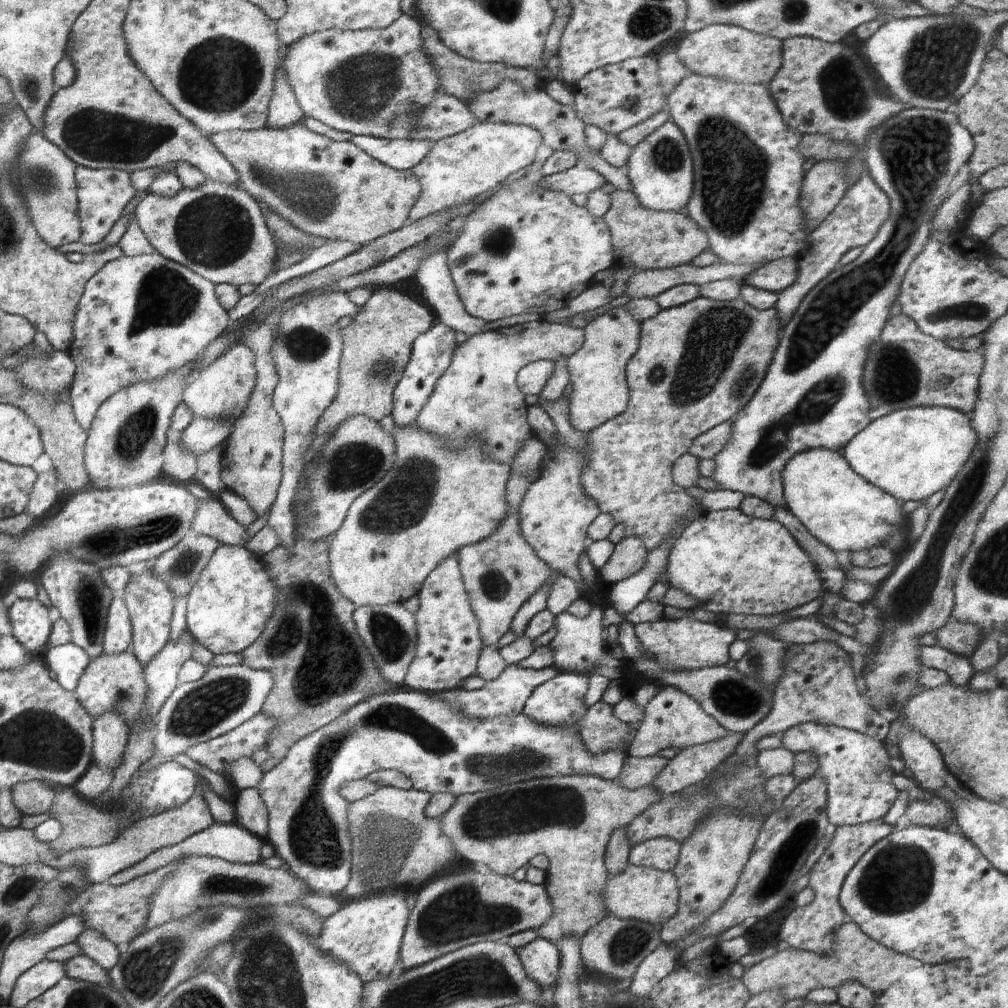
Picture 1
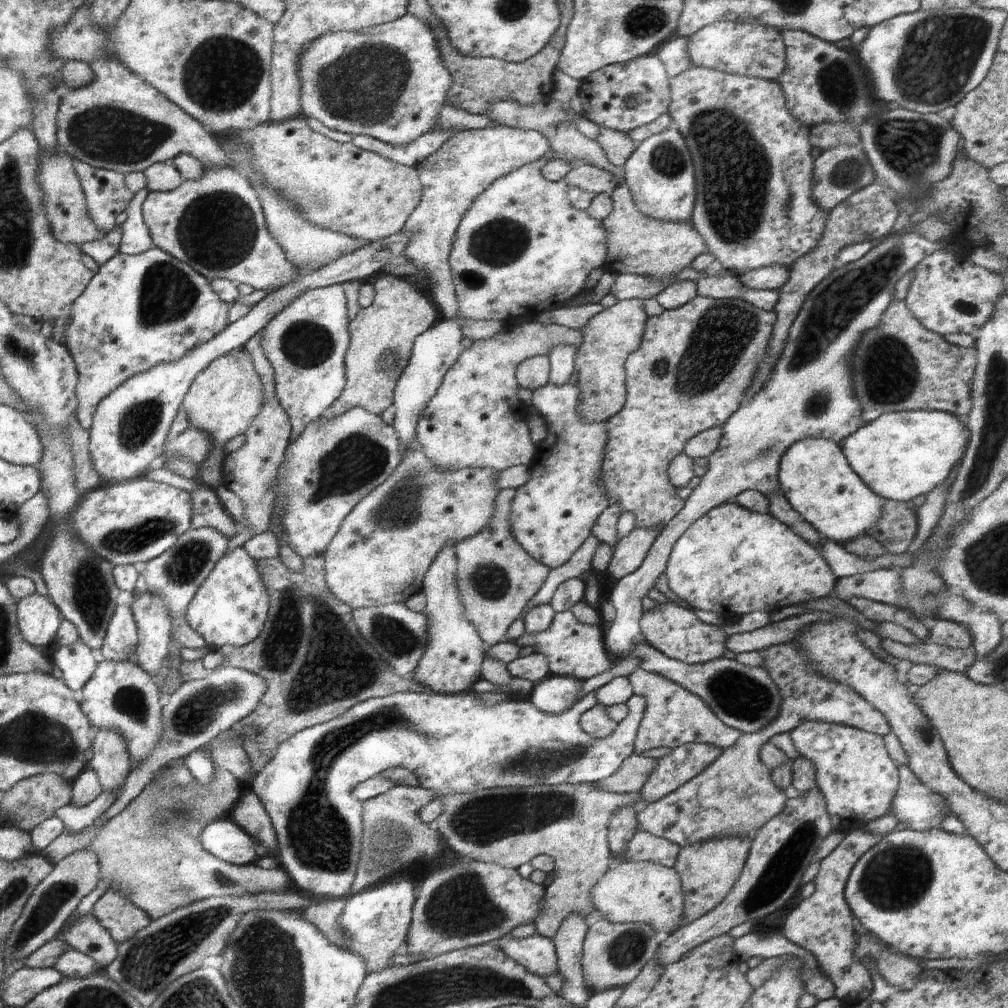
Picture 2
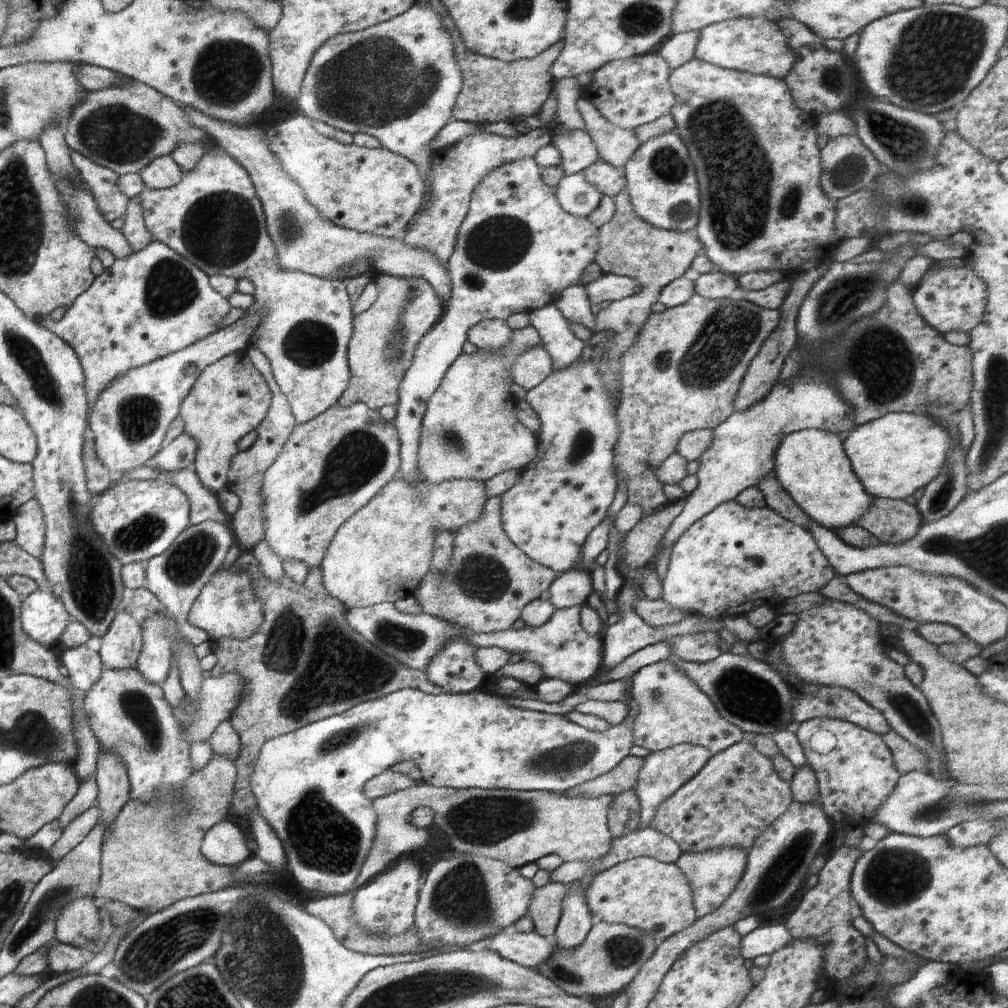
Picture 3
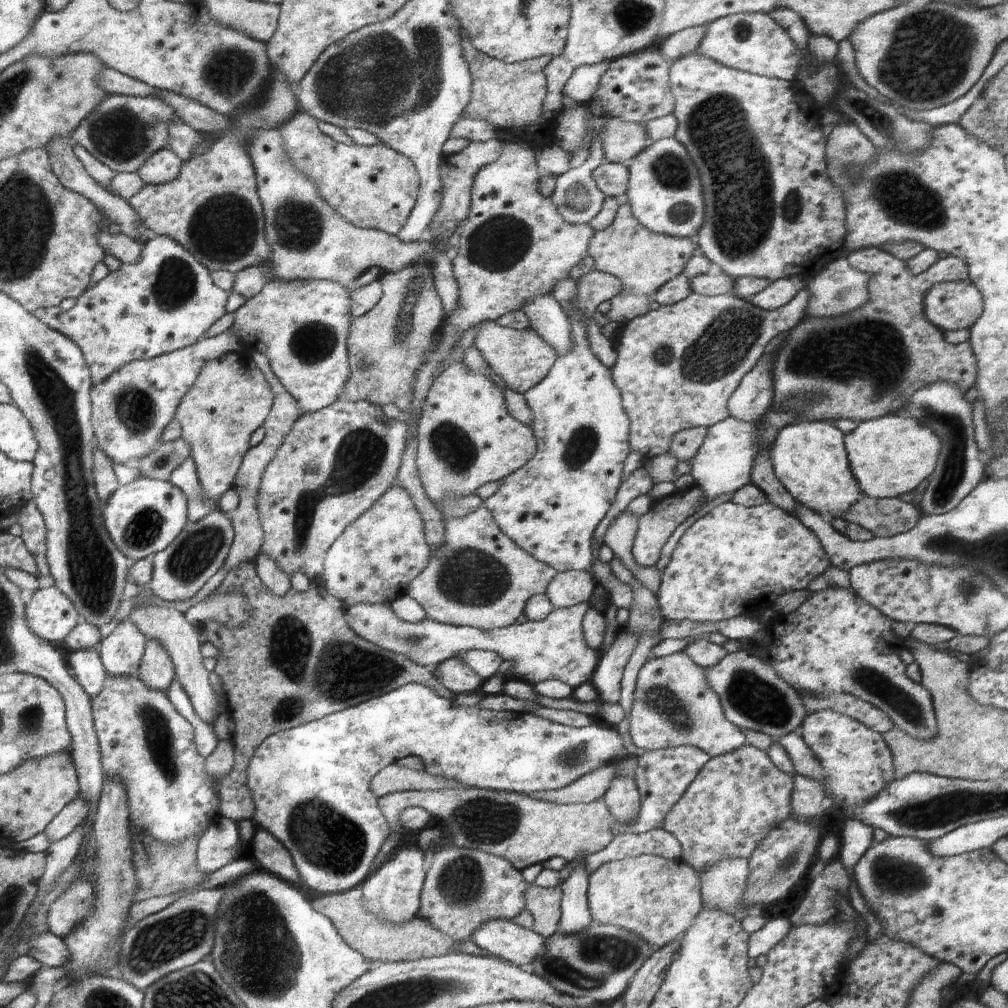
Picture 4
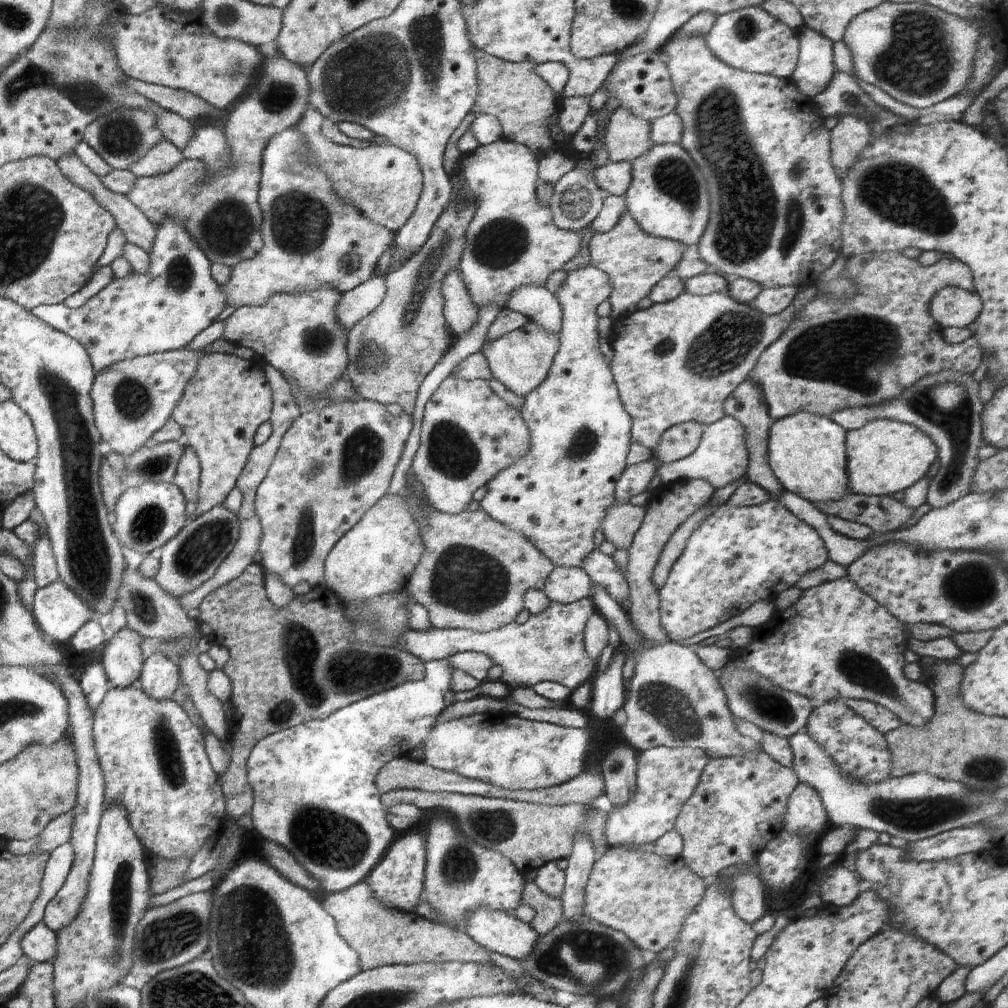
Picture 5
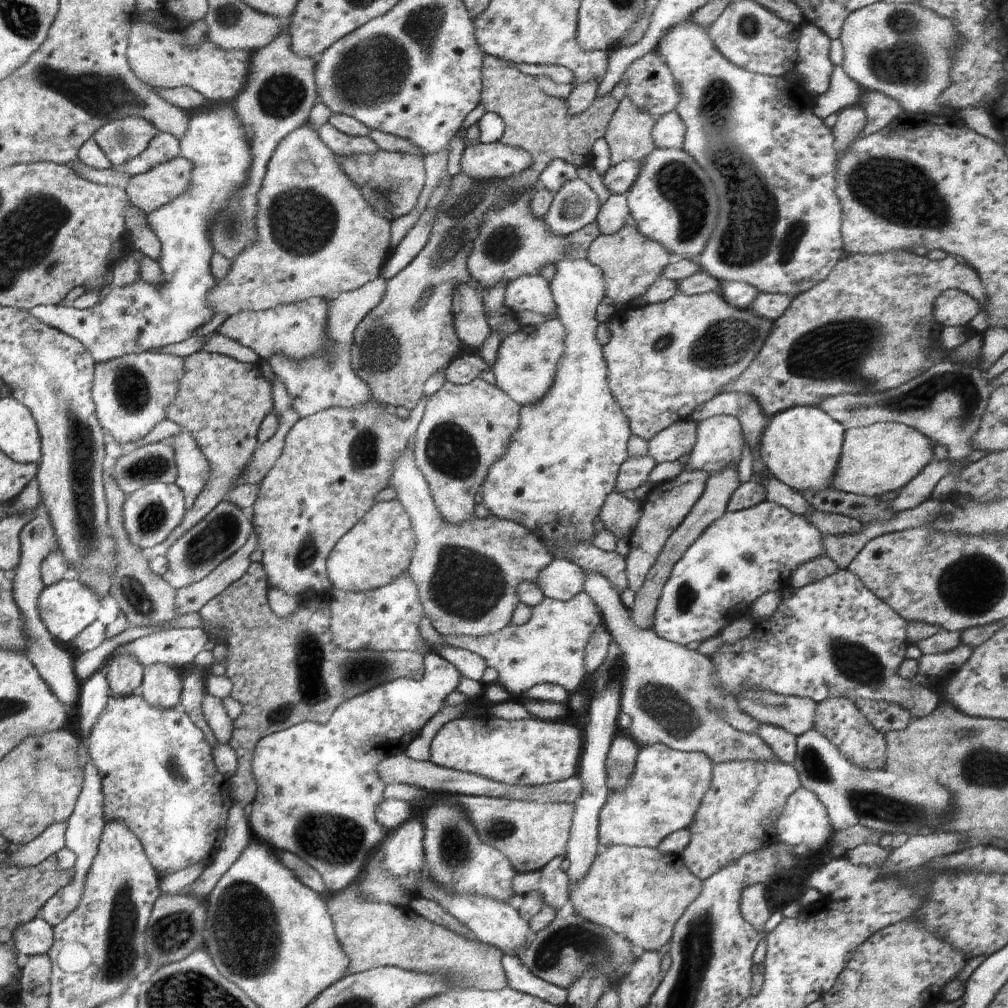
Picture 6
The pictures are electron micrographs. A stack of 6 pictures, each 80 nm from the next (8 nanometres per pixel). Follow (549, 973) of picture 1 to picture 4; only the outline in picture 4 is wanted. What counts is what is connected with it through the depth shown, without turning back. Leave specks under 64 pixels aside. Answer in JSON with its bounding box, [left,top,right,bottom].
[469,919,547,967]

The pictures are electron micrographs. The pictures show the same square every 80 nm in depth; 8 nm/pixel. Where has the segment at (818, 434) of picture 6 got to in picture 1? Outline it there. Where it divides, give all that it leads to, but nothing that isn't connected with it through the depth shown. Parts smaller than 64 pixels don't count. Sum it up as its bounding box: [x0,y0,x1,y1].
[782,449,909,563]

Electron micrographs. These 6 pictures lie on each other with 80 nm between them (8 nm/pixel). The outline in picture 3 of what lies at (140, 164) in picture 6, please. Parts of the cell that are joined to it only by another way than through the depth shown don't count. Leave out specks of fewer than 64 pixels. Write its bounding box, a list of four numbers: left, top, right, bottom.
[138,155,183,189]

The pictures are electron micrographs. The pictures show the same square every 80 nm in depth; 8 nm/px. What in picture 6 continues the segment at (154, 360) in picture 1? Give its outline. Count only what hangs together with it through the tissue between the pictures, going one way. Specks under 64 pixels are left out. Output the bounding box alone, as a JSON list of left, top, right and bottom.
[30,102,254,365]

